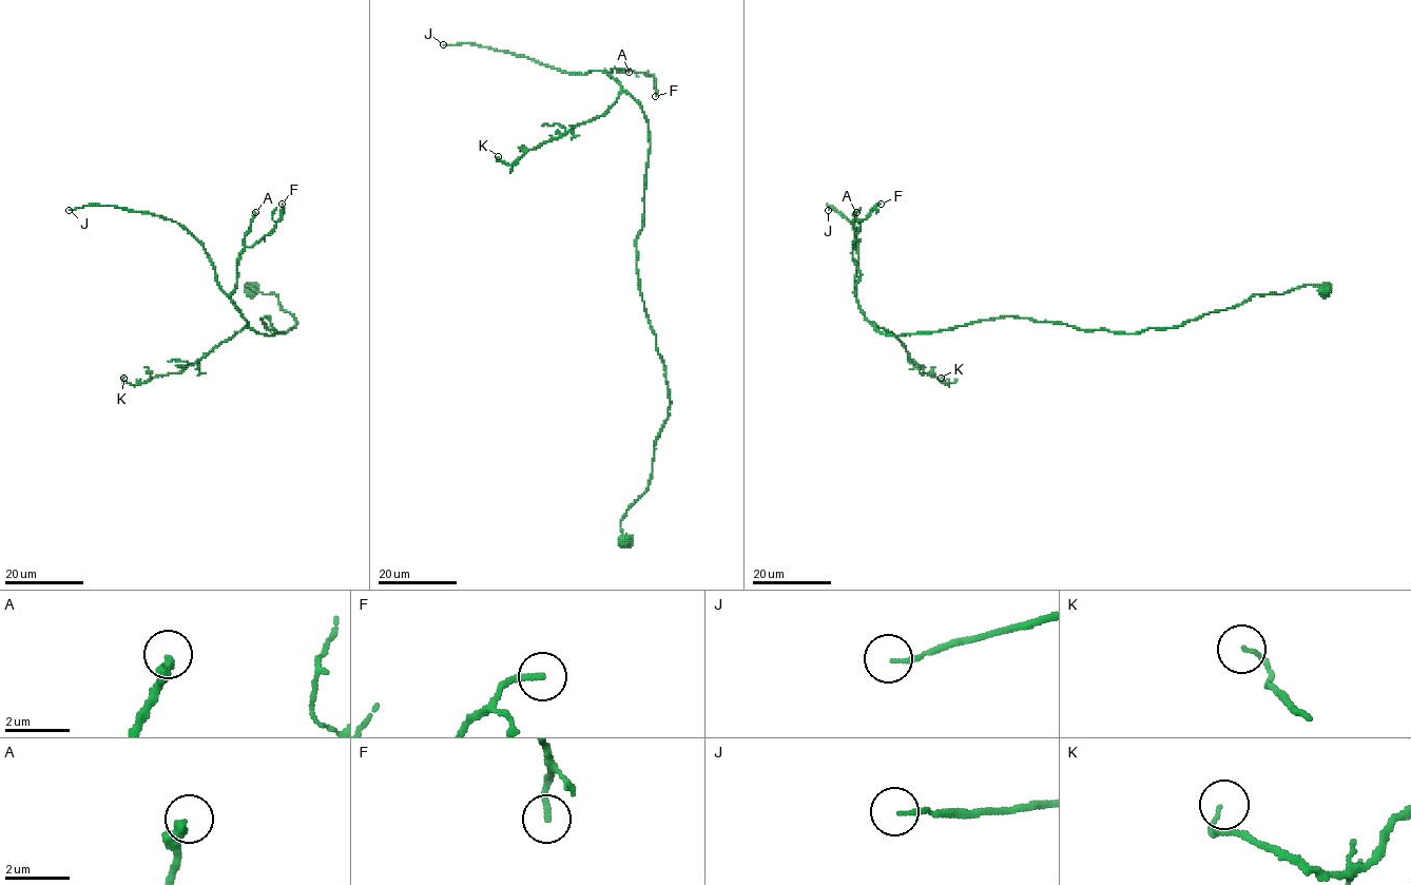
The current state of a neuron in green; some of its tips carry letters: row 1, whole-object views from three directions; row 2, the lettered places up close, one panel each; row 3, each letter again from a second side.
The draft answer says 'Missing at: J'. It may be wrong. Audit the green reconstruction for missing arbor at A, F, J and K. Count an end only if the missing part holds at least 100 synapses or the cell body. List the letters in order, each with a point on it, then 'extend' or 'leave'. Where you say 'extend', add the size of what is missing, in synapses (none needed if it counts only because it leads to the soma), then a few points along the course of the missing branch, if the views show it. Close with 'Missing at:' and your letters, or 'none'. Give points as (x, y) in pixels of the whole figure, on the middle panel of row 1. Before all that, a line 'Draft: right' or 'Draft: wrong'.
Draft: right
A: place (629, 72); leave
F: place (655, 96); leave
J: place (443, 44); extend; 120 synapses
K: place (498, 156); leave
Missing at: J

